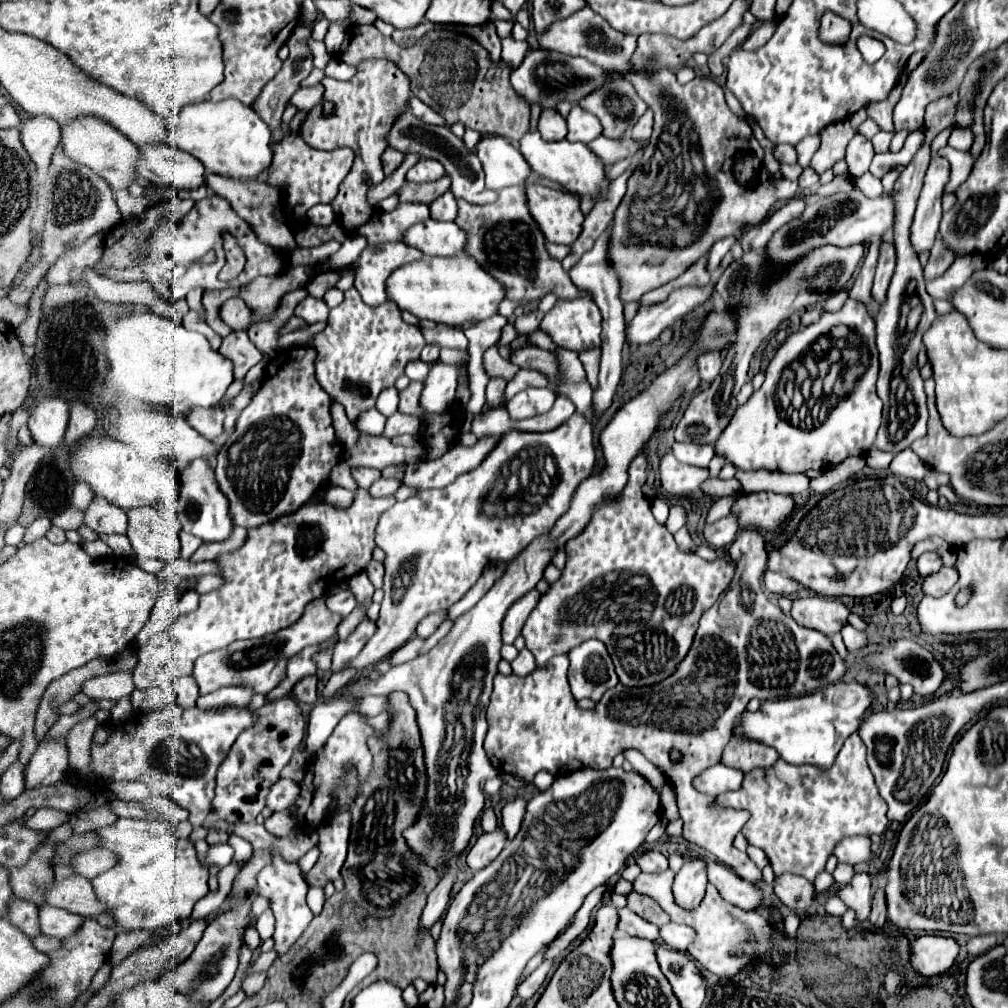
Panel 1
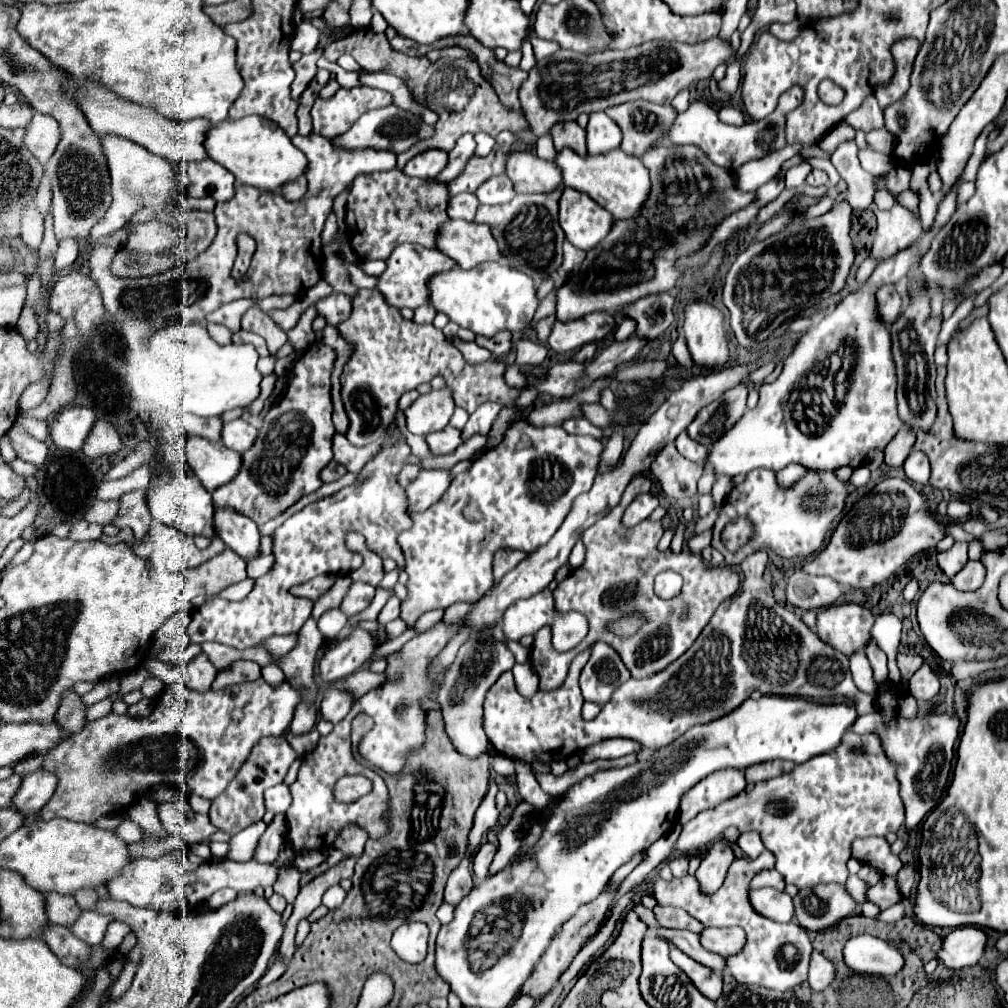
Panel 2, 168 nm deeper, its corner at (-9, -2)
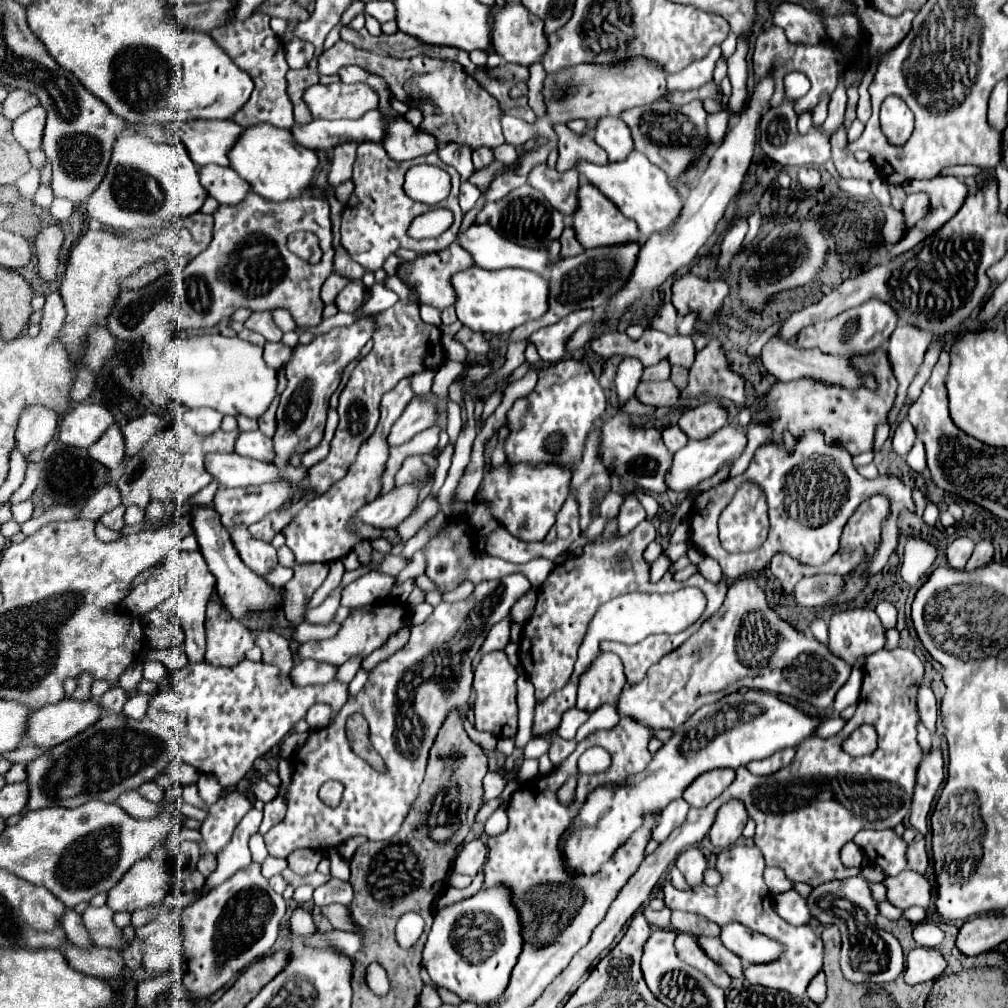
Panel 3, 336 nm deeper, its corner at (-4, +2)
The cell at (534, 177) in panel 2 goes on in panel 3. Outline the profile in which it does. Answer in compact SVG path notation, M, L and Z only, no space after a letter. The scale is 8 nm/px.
M540 164L530 172L528 184L538 188L546 196L546 200L566 218L570 218L572 210L576 210L580 188L580 178L576 170L560 174L556 170L550 170L546 164Z

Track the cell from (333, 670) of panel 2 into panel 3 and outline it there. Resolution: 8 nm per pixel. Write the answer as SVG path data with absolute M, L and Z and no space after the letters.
M302 660L300 664L294 664L290 678L296 682L296 686L308 686L308 684L326 684L332 682L336 674L336 668L326 662L316 660Z

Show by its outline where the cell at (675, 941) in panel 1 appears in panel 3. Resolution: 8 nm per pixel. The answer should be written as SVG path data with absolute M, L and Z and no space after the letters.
M726 924L720 934L722 944L738 954L746 964L768 964L780 958L784 944L764 934L756 934L742 924Z

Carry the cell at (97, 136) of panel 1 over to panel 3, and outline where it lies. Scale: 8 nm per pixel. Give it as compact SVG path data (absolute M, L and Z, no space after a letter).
M122 134L110 158L108 172L100 186L88 196L90 218L122 230L152 230L170 220L182 220L198 212L208 198L200 184L198 166L190 160L184 144L156 144L140 134Z

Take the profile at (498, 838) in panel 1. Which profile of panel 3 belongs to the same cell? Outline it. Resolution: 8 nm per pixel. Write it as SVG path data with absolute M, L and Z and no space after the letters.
M468 840L462 844L460 852L454 858L452 870L460 872L460 874L468 874L468 876L476 876L480 872L480 868L486 862L486 846L482 840Z

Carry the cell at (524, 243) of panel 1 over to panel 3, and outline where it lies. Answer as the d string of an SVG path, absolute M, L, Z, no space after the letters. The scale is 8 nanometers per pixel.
M520 186L512 190L508 196L504 196L500 202L488 202L482 212L476 216L476 222L490 224L494 230L498 230L504 238L520 244L520 246L548 246L552 240L560 238L564 230L564 216L550 206L550 202L540 194L540 190L532 186Z

